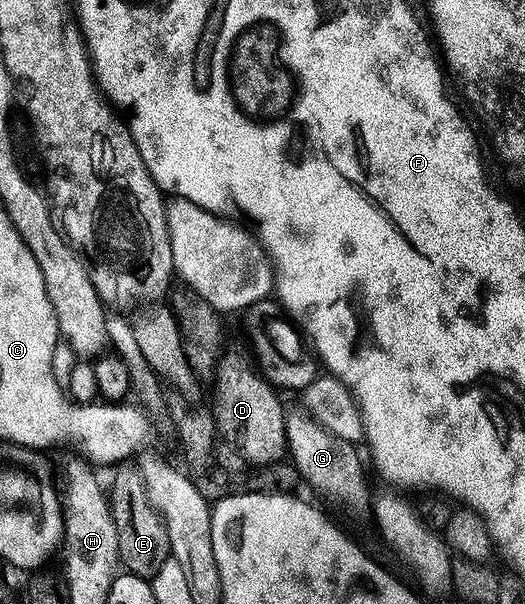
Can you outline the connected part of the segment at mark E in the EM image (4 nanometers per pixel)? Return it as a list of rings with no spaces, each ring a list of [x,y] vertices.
[[[123,462],[113,469],[114,477],[110,484],[108,480],[110,513],[116,526],[119,565],[131,576],[150,580],[160,570],[160,566],[164,566],[164,562],[171,559],[168,530],[152,502],[148,502],[141,471],[132,465],[133,463]]]

